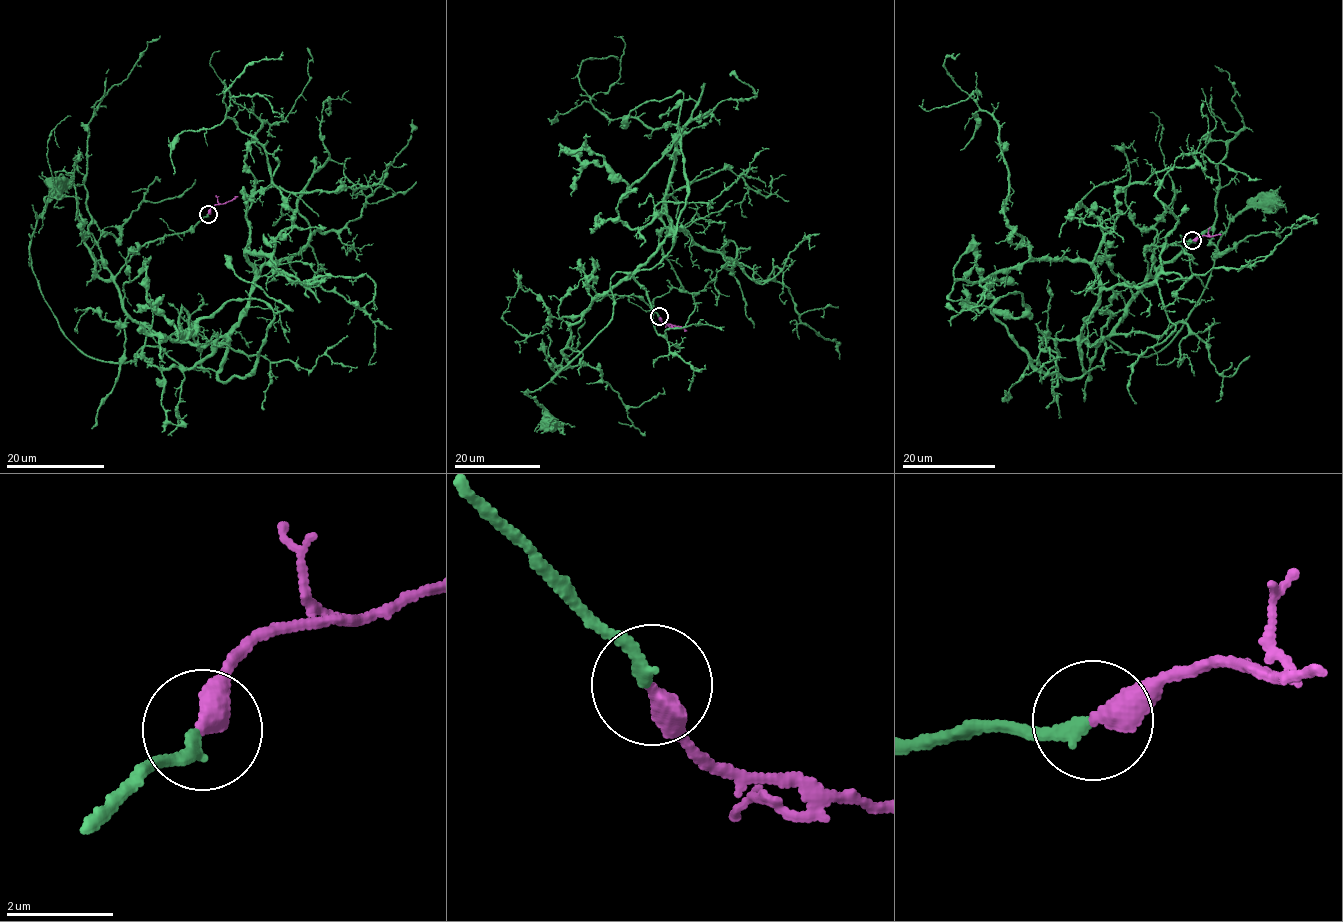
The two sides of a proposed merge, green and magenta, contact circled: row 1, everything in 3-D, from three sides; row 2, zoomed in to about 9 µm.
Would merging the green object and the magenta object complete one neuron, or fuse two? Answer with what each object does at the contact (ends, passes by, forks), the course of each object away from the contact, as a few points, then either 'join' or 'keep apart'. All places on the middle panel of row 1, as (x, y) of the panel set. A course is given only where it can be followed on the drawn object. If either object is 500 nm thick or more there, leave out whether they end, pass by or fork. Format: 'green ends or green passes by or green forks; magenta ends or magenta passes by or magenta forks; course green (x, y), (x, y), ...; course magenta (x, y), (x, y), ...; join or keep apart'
green ends; magenta ends; course green (658, 316), (634, 295), (585, 311), (672, 232), (526, 391), (549, 421); course magenta (658, 316), (664, 323), (681, 326), (687, 330); join

